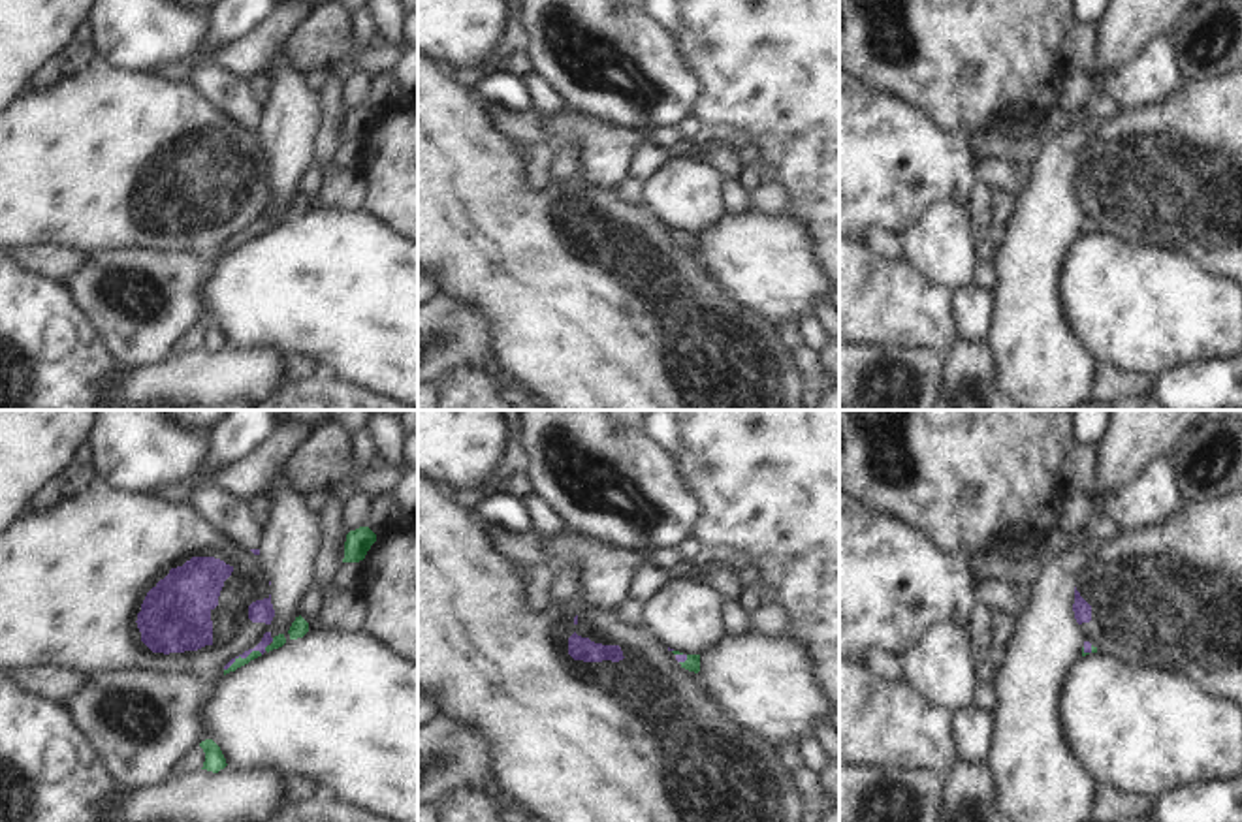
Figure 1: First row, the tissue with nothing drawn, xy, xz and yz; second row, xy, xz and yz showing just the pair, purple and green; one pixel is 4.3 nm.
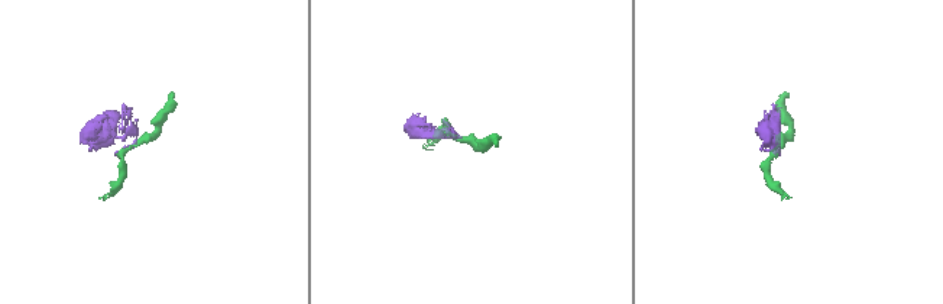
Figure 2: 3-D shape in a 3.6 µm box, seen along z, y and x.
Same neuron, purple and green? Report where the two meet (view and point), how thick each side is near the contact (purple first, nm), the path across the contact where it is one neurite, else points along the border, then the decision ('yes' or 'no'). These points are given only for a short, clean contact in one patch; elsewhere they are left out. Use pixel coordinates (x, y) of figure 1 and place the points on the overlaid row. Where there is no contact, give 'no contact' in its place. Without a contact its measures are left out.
contact xy (243, 657); calibres 50 and 40 nm; border xy (262, 653), (251, 651), (245, 657), (238, 657), (224, 670); no

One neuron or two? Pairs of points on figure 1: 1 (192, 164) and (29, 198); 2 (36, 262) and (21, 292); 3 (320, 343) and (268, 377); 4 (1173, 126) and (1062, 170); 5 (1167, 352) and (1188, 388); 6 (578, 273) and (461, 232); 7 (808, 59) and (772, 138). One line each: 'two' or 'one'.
1: one
2: two
3: two
4: two
5: two
6: one
7: one

